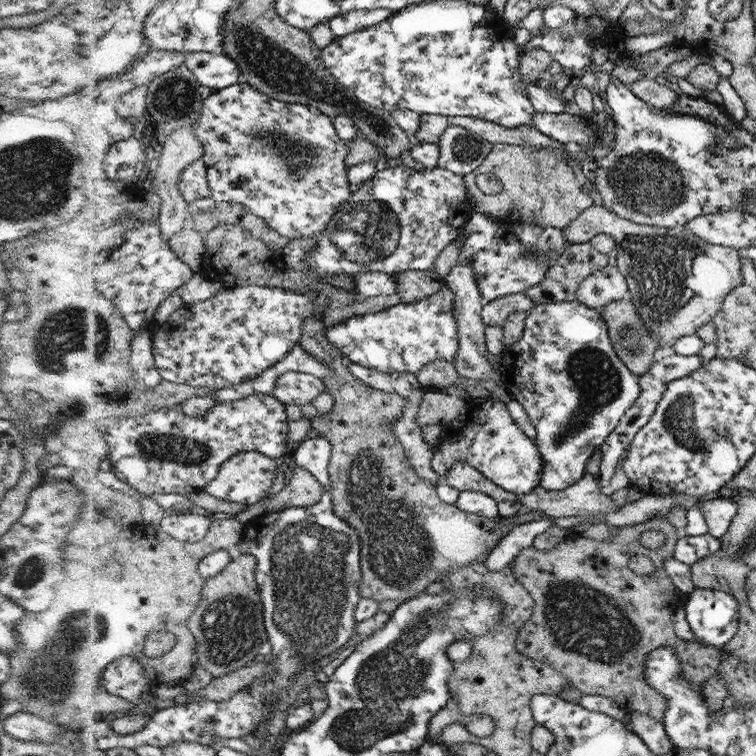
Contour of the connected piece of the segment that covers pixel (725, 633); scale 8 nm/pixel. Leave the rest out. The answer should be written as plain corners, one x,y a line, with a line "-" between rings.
695,589
684,604
686,621
695,634
694,641
707,647
723,648
733,641
740,629
740,611
737,598
726,592
711,589

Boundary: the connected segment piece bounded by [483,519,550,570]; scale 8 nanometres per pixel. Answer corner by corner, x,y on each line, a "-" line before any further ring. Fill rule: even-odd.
550,520
527,522
510,527
510,531
501,541
490,551
487,559
483,561
487,570
502,570
508,566
513,558
519,553
521,548
532,545
532,540
538,534
543,534
548,527

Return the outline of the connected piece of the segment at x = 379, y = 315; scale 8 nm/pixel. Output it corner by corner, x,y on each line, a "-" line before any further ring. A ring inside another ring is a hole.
444,284
432,296
411,303
398,303
378,312
354,315
352,318
328,327
327,337
334,342
336,348
345,356
347,362
361,364
378,372
411,372
417,375
425,364
434,362
436,358
453,361
459,350
458,322
454,316
455,294

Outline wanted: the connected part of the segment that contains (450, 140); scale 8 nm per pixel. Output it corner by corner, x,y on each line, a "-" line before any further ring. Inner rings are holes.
450,126
440,137
437,167
468,176
489,156
493,144
460,126

